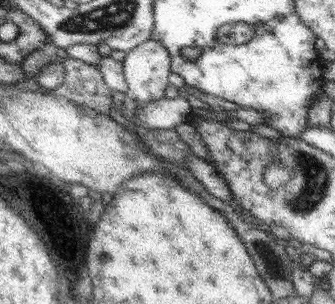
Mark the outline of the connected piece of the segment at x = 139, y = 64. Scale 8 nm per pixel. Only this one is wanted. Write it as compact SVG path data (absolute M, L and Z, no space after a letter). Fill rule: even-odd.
M142 42L127 52L121 63L132 99L145 103L164 97L172 71L170 53L161 42Z

